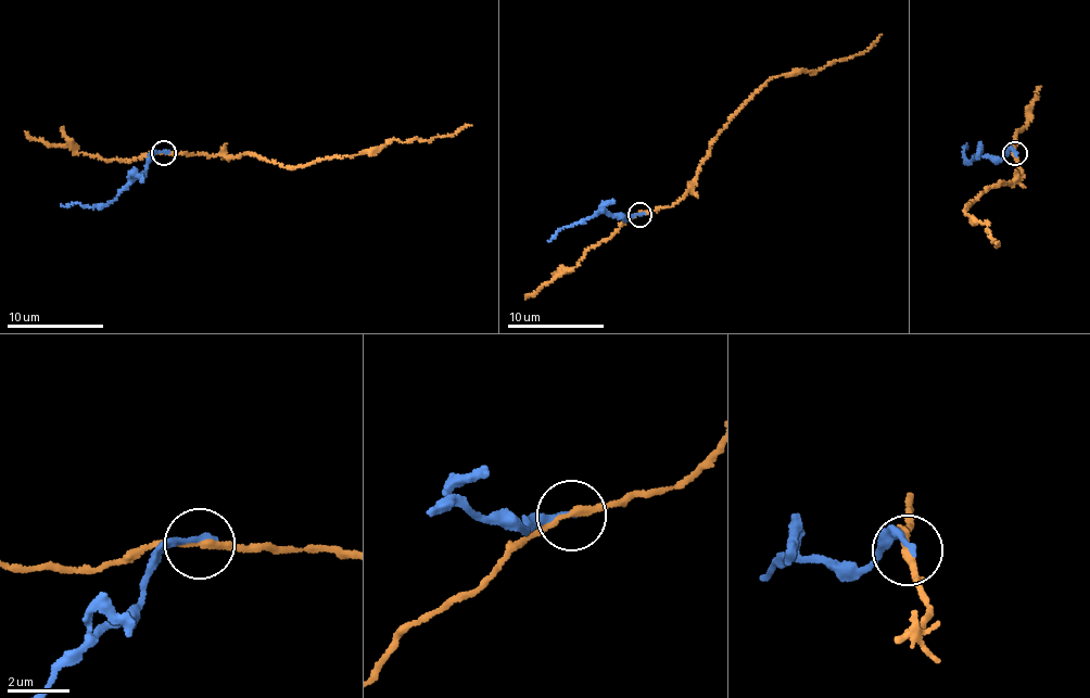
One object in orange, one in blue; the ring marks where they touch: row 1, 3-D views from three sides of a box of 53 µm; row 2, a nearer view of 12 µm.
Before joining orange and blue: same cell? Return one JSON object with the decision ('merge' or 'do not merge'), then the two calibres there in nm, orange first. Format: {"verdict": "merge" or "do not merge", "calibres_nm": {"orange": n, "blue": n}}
{"verdict": "do not merge", "calibres_nm": {"orange": 200, "blue": 240}}

